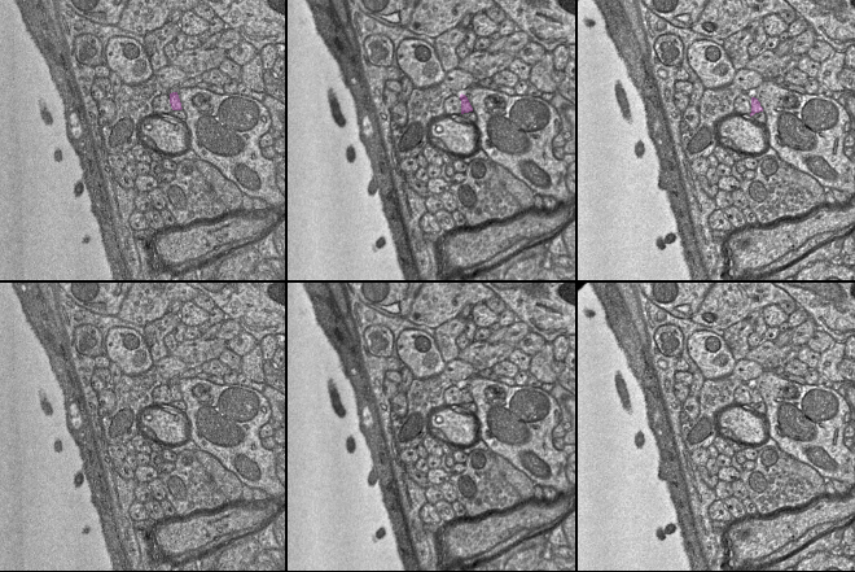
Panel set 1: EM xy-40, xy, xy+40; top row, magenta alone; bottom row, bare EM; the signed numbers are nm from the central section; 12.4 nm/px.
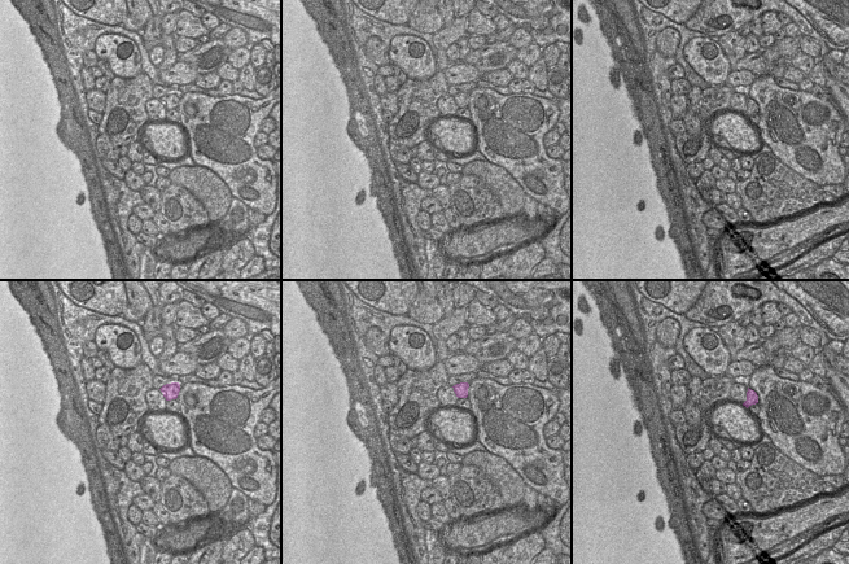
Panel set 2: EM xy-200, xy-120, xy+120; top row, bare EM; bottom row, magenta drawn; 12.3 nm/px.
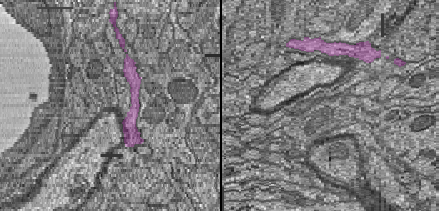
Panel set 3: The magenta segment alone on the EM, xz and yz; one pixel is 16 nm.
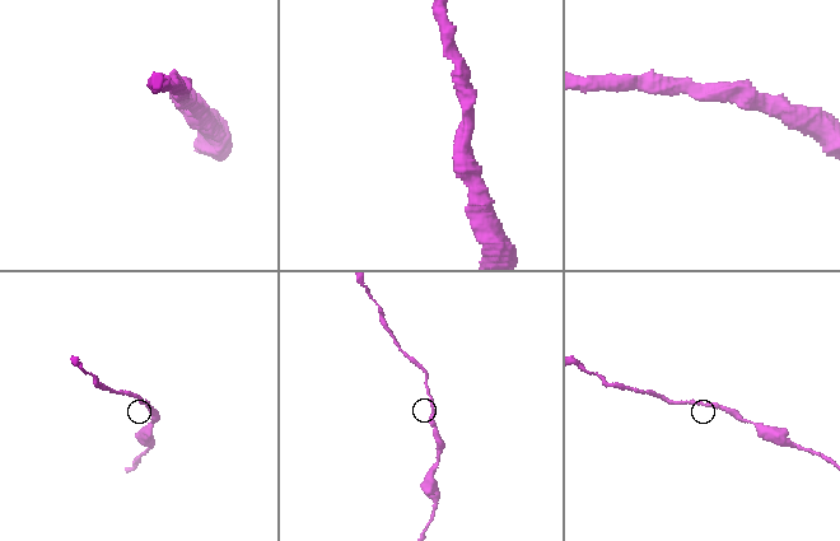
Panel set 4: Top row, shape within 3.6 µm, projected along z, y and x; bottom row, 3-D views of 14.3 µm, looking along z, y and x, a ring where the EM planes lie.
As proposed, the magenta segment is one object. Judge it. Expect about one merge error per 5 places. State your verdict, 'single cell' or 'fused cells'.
single cell

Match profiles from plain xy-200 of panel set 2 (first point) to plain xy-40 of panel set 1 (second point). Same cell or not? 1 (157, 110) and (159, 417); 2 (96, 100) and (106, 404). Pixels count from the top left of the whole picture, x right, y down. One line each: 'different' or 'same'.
1: different
2: same

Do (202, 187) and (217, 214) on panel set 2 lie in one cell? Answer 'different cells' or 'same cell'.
same cell

